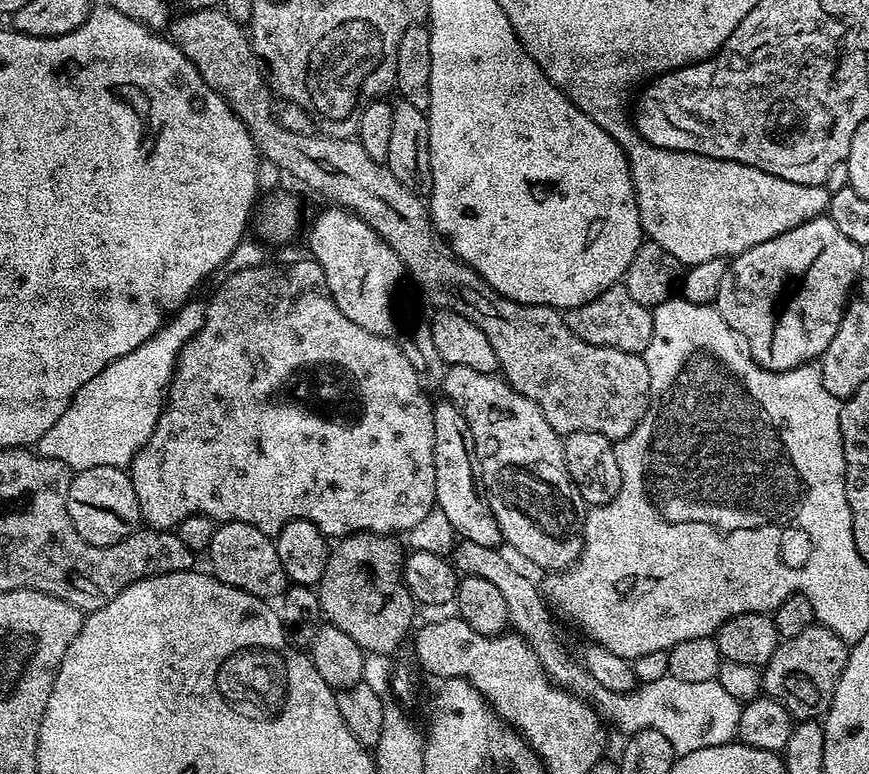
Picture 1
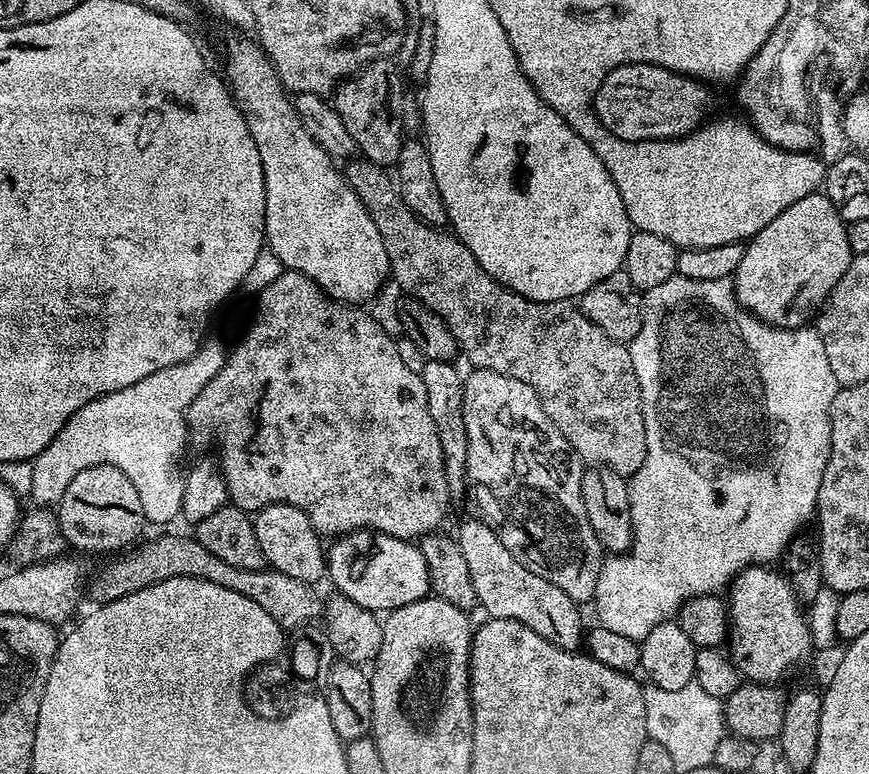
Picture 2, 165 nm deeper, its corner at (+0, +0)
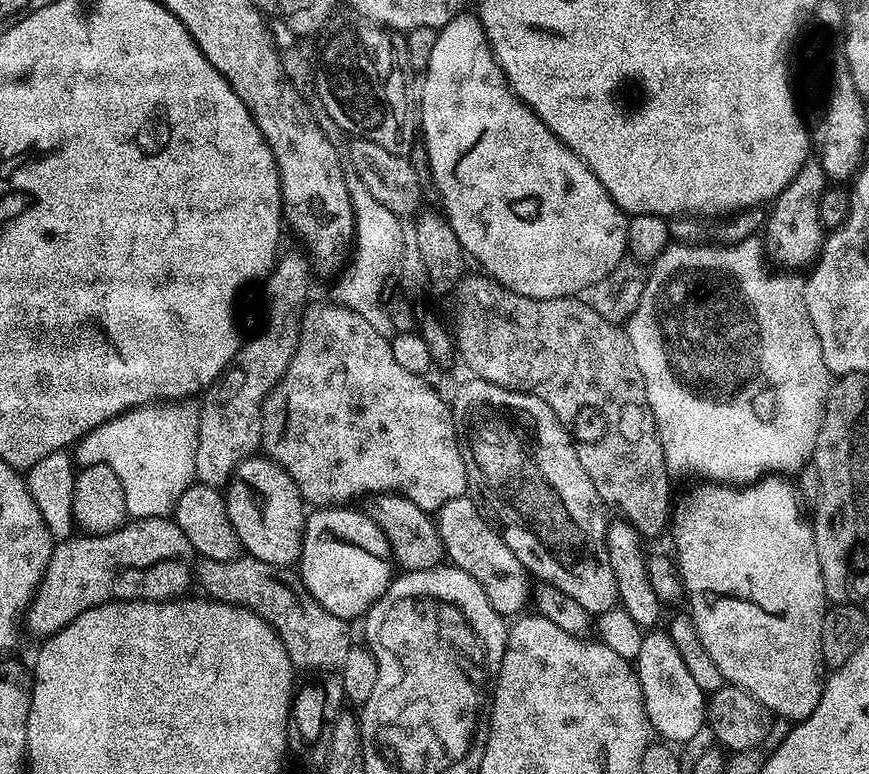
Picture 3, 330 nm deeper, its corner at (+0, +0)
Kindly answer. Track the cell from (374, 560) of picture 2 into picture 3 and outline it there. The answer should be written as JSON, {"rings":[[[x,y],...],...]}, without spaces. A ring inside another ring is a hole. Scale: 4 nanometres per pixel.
{"rings":[[[333,506],[330,508],[316,508],[307,517],[304,525],[304,541],[300,547],[298,561],[298,575],[302,583],[308,588],[308,593],[321,604],[330,614],[345,622],[363,617],[378,598],[388,589],[394,579],[394,561],[392,551],[386,542],[386,534],[373,522],[367,511],[355,512],[352,506]]]}

